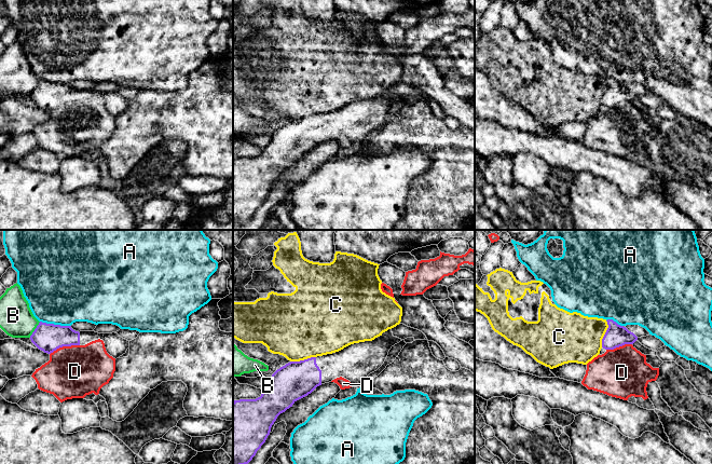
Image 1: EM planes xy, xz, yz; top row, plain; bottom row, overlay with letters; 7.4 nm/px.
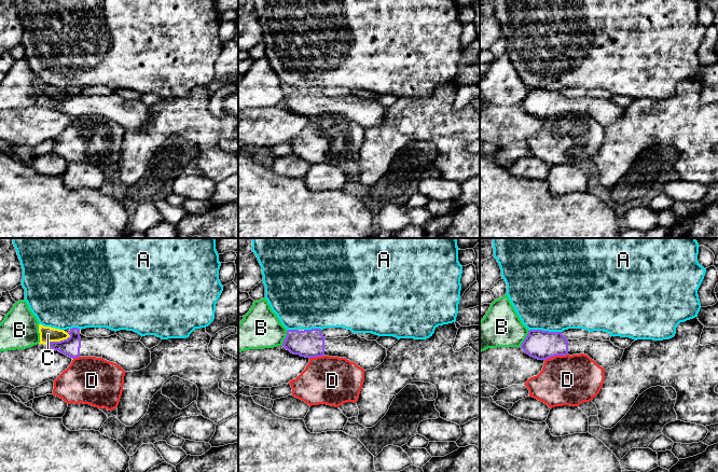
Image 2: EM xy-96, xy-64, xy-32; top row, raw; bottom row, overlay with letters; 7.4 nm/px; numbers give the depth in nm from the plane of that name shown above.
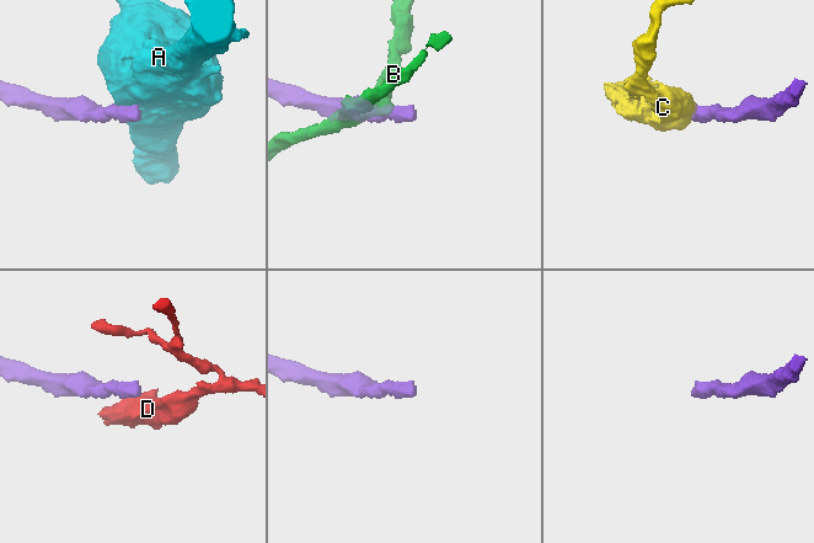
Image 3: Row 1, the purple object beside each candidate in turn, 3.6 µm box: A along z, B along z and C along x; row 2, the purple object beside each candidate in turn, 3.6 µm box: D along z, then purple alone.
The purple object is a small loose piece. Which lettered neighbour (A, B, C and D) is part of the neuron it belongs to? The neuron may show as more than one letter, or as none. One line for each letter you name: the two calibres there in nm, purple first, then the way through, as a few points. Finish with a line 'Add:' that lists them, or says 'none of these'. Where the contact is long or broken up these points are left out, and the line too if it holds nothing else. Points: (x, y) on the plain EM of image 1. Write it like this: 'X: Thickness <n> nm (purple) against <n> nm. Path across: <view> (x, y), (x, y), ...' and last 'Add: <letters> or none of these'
Add: none of these

